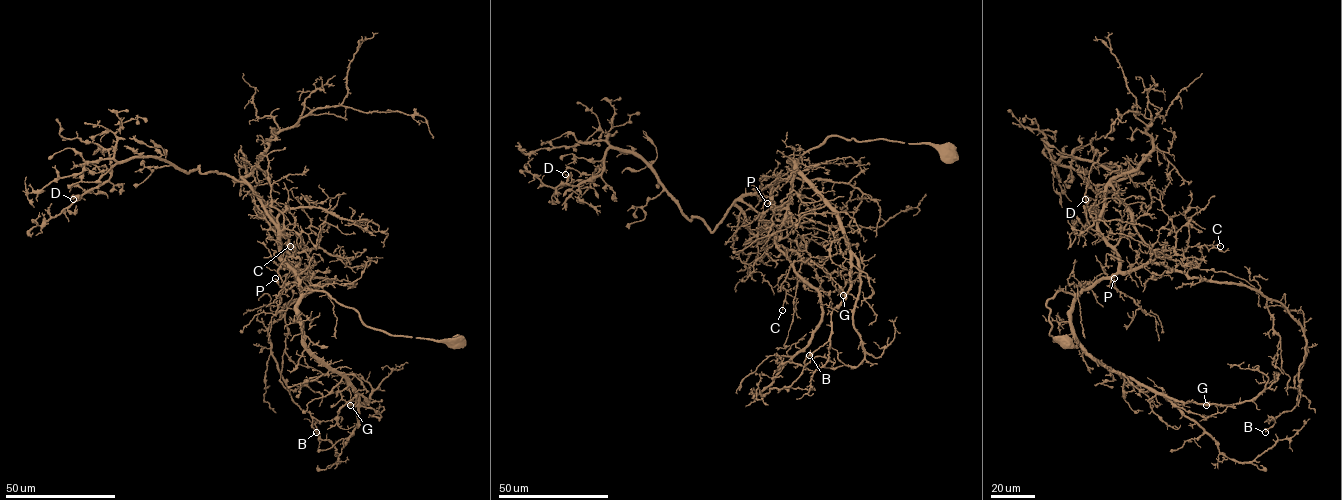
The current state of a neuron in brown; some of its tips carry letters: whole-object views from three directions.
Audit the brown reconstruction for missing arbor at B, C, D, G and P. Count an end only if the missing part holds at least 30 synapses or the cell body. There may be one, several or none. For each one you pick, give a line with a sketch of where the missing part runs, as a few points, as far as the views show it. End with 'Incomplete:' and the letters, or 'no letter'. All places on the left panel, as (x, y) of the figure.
C: Course of what is missing: (290, 246), (295, 254), (293, 262)
Incomplete: C

